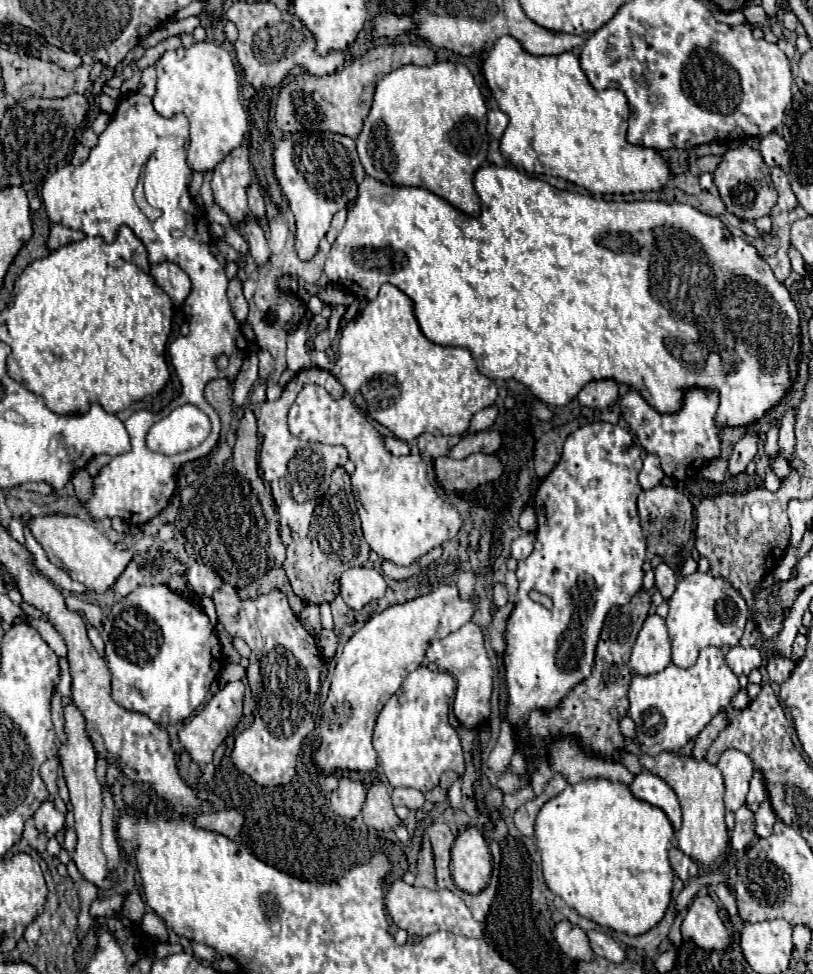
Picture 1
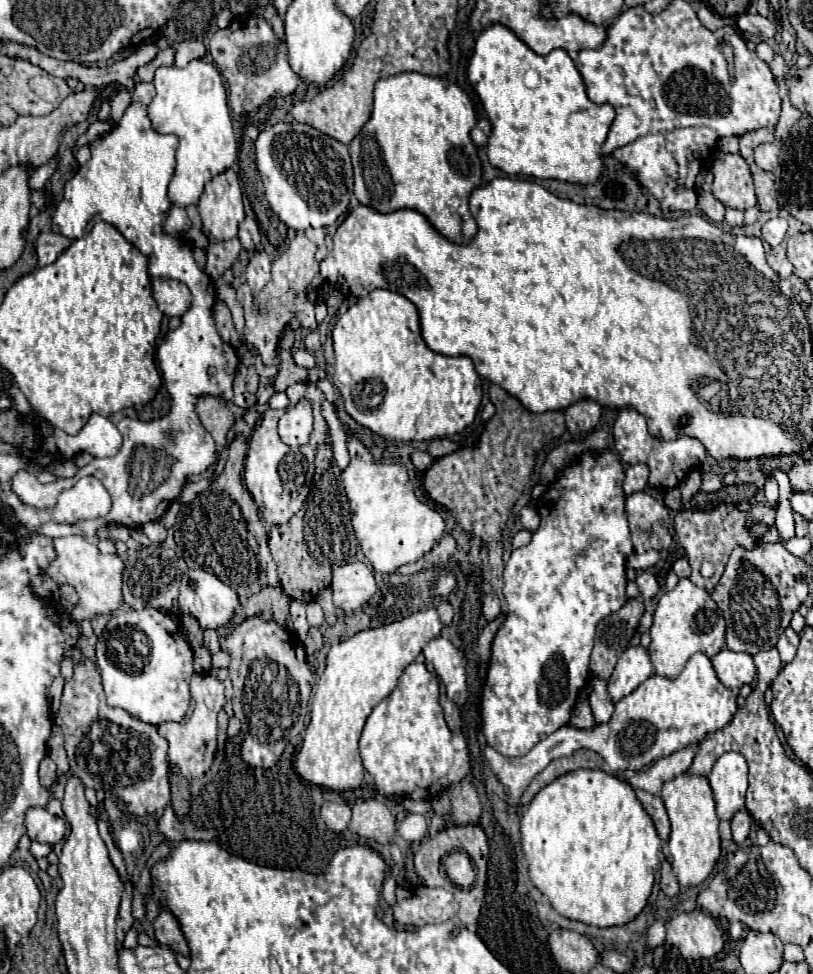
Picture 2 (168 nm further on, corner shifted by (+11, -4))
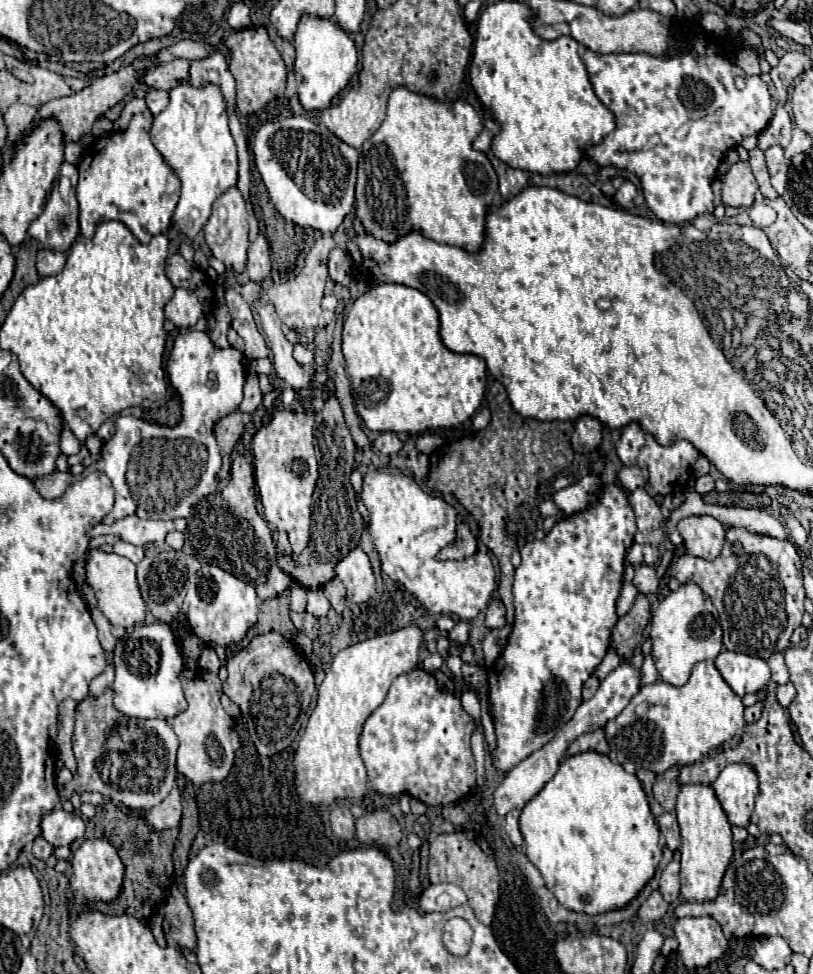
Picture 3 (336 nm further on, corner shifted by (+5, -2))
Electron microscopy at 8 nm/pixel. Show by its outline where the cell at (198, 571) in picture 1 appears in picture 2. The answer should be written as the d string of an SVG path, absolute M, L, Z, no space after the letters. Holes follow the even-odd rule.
M187 571L179 589L179 607L181 613L197 617L203 629L217 629L231 621L239 607L239 597L211 573Z

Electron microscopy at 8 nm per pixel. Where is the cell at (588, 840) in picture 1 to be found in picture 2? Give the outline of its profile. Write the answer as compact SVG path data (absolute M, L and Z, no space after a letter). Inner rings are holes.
M577 769L543 787L523 811L521 843L533 885L551 901L553 909L567 919L593 927L627 925L649 901L659 865L657 853L661 839L651 817L637 801L633 787L601 769Z

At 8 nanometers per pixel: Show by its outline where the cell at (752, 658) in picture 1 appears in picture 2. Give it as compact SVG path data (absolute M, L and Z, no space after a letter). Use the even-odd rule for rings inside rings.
M721 649L715 657L711 657L711 663L719 681L729 689L751 685L757 673L749 653L735 653L731 649Z

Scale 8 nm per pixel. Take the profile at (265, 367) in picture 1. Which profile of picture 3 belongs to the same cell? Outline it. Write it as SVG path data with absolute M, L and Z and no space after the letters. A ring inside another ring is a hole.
M249 371L247 381L245 381L245 397L239 405L241 413L253 413L257 409L257 405L263 401L263 393L259 389L259 379L255 371Z

